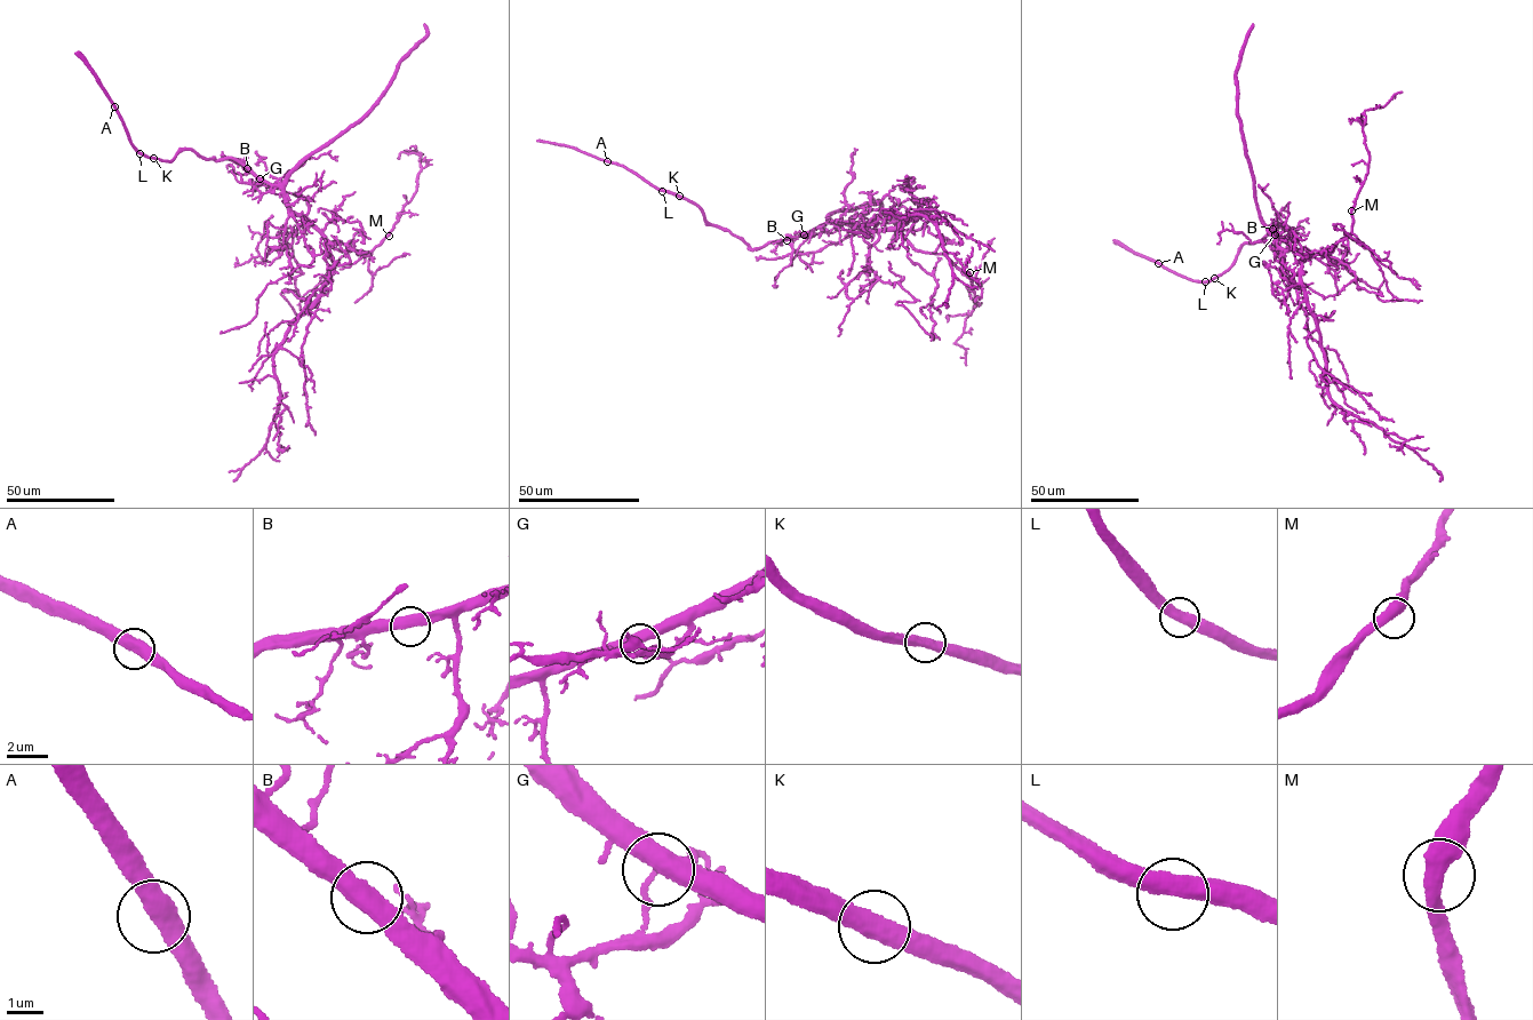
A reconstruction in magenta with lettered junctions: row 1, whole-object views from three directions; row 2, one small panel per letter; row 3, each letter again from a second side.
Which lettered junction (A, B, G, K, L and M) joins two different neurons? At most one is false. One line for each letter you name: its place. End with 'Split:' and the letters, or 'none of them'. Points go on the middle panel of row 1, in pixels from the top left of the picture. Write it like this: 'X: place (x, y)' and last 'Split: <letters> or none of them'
Split: none of them

